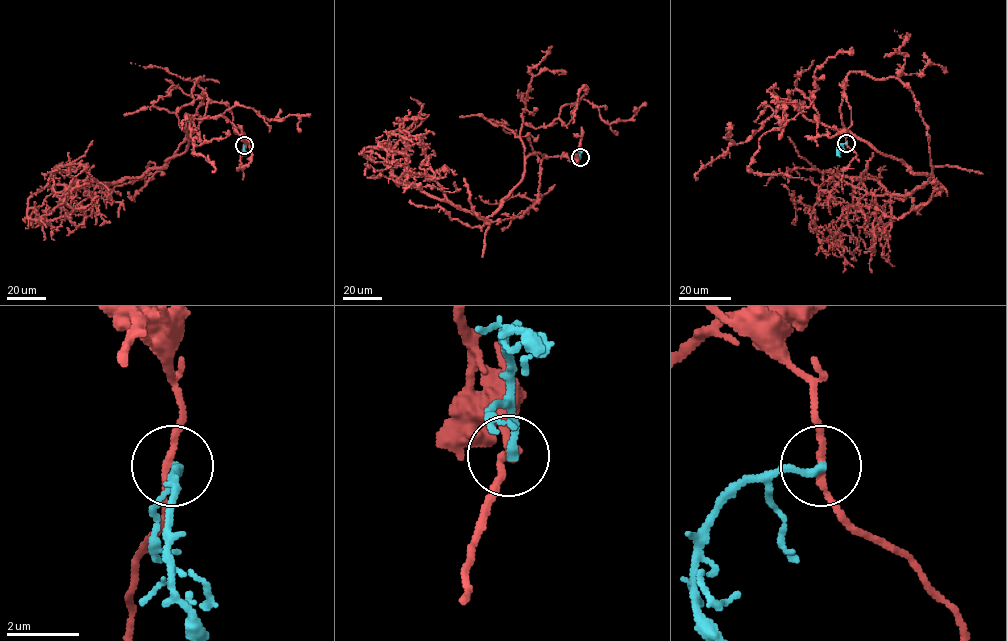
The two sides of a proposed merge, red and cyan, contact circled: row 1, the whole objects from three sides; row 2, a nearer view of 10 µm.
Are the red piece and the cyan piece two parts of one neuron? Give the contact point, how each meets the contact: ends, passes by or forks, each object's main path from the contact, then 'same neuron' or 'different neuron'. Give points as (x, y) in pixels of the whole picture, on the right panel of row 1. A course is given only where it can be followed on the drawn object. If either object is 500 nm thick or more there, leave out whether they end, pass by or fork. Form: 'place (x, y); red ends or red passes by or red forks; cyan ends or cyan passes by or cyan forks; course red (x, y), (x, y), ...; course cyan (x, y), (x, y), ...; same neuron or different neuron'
place (846, 143); red passes by; cyan ends; course red (846, 143), (846, 84), (842, 124), (930, 178), (904, 199), (864, 179), (831, 243), (839, 240), (843, 252); course cyan (846, 143), (838, 147), (837, 153), (840, 156); different neuron

